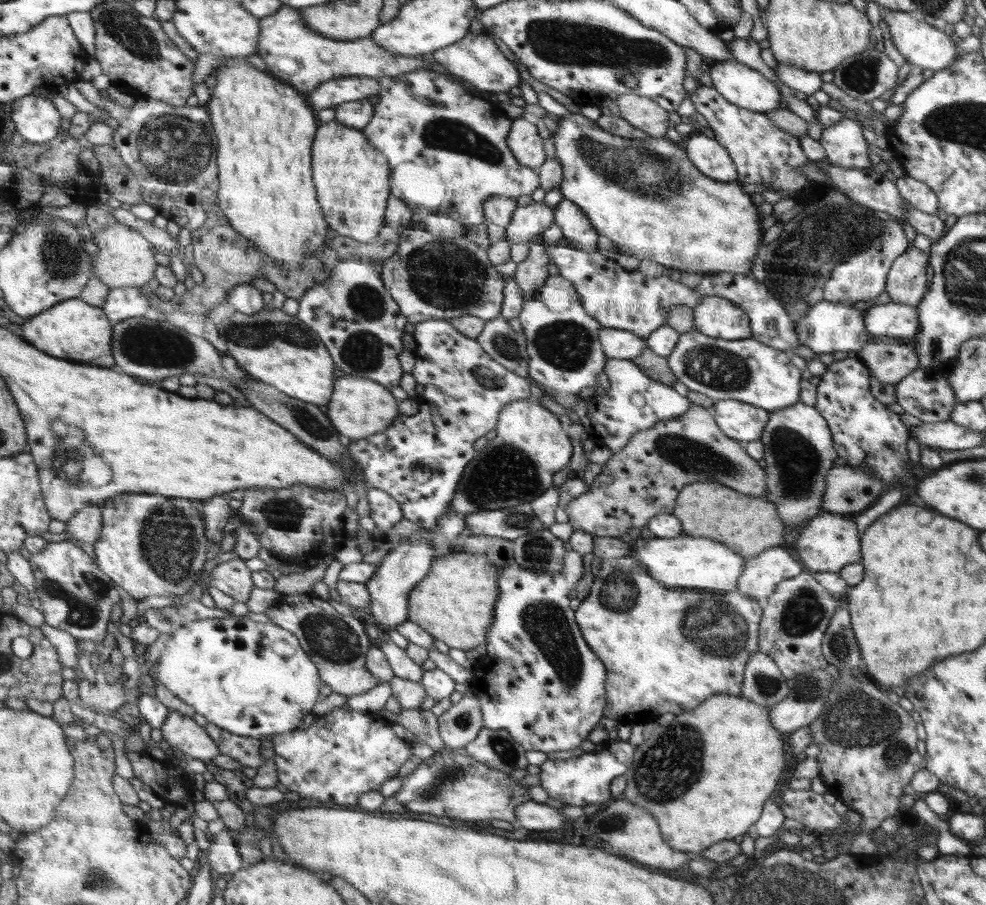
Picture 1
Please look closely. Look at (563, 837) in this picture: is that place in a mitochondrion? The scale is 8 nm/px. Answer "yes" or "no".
no

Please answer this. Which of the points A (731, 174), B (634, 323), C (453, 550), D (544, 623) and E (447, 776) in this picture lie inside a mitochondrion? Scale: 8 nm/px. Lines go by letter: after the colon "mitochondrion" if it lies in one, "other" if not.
A: other
B: other
C: other
D: mitochondrion
E: mitochondrion

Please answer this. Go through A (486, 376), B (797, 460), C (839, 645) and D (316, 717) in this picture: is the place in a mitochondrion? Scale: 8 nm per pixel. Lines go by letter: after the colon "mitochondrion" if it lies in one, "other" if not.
A: mitochondrion
B: mitochondrion
C: mitochondrion
D: other

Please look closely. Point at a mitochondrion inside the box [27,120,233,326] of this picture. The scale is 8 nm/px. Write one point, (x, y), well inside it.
(61, 260)

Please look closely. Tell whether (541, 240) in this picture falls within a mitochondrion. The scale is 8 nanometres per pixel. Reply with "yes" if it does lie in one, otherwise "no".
no

